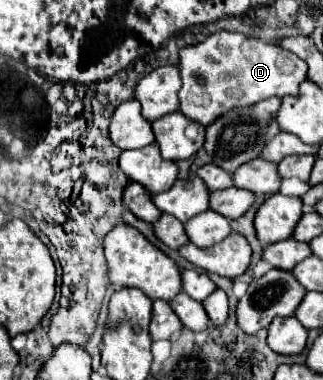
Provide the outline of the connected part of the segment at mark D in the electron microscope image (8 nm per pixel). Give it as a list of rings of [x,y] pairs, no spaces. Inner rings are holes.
[[[219,31],[203,43],[181,49],[179,71],[183,79],[179,89],[181,113],[205,127],[233,107],[249,107],[275,95],[295,95],[299,85],[307,79],[305,61],[297,55],[285,51],[277,43],[251,39],[231,31]]]

